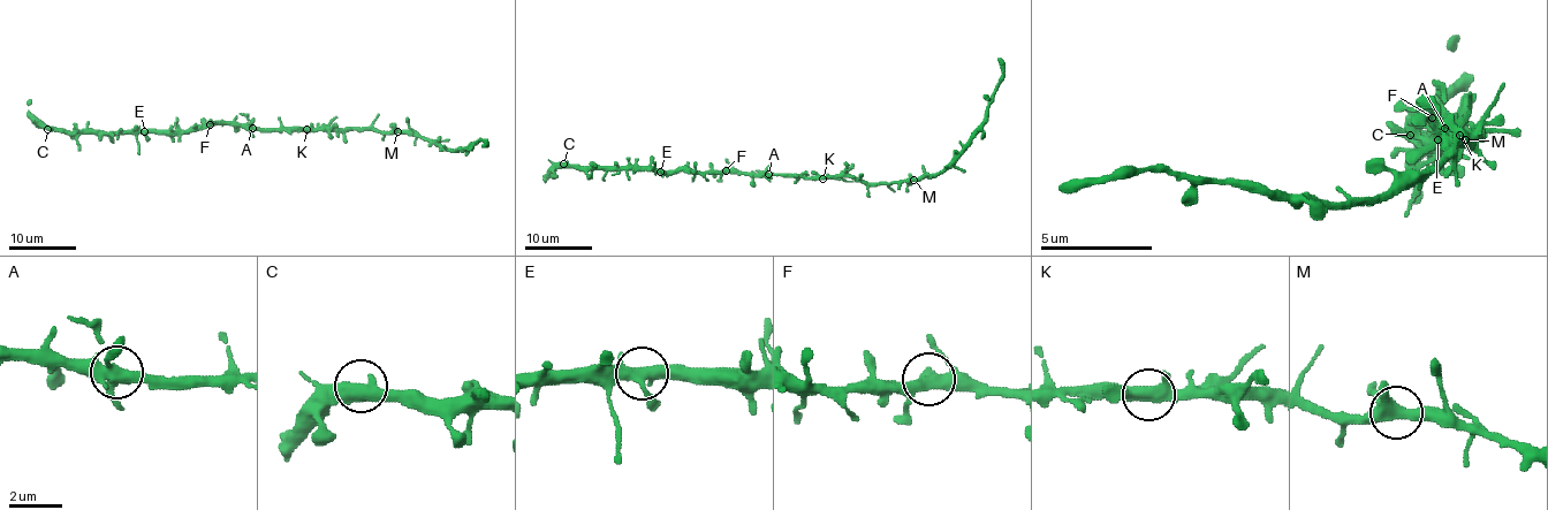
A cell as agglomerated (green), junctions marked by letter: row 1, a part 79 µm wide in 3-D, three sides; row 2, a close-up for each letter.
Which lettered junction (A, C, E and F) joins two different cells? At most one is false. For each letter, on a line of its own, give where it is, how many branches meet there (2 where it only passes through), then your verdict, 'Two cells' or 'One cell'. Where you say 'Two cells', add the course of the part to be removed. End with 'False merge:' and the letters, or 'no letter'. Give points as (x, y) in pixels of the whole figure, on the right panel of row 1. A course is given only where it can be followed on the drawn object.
A: Place: (1444, 128). Branches: 4. One cell
C: Place: (1410, 135). Branches: 2. One cell
E: Place: (1438, 139). Branches: 4. One cell
F: Place: (1432, 118). Branches: 4. One cell
False merge: no letter

